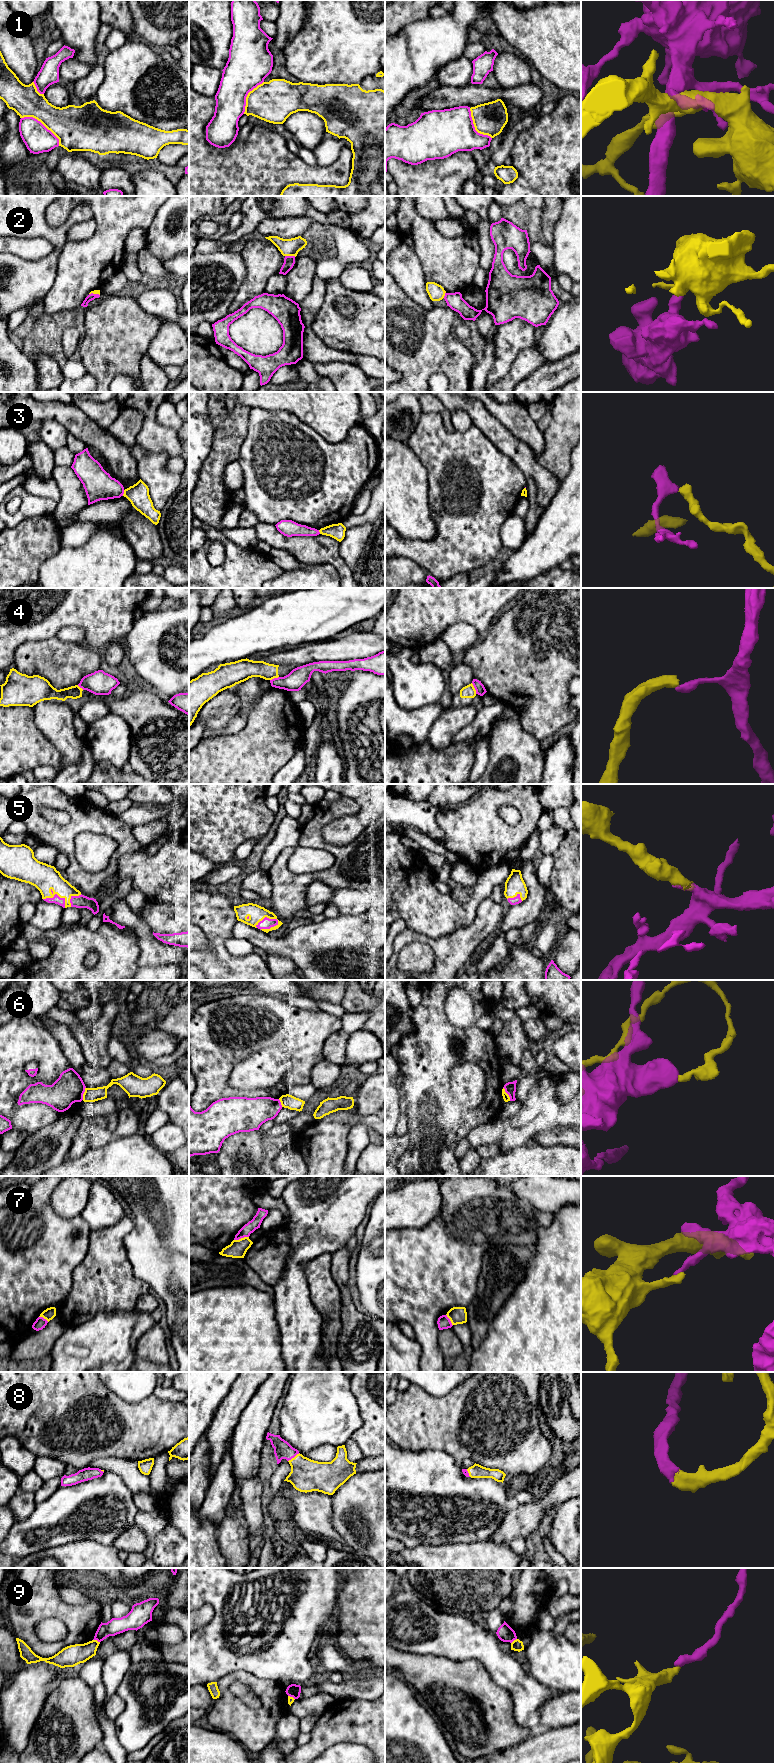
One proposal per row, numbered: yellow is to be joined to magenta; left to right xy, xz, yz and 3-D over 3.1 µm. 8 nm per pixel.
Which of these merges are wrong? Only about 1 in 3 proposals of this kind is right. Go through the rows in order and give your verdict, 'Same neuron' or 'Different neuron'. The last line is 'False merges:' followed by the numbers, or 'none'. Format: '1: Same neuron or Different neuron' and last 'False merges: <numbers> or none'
1: Different neuron
2: Different neuron
3: Different neuron
4: Different neuron
5: Same neuron
6: Different neuron
7: Different neuron
8: Same neuron
9: Different neuron
False merges: 1, 2, 3, 4, 6, 7, 9

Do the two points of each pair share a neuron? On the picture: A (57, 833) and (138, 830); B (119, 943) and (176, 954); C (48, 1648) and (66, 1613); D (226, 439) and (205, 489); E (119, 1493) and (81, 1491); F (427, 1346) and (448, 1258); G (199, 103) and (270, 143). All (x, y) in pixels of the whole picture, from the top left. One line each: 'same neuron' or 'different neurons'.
A: different neurons
B: different neurons
C: same neuron
D: same neuron
E: same neuron
F: same neuron
G: same neuron

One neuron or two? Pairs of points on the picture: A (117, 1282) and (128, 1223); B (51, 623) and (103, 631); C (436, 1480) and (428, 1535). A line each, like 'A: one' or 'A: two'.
A: one
B: one
C: one

